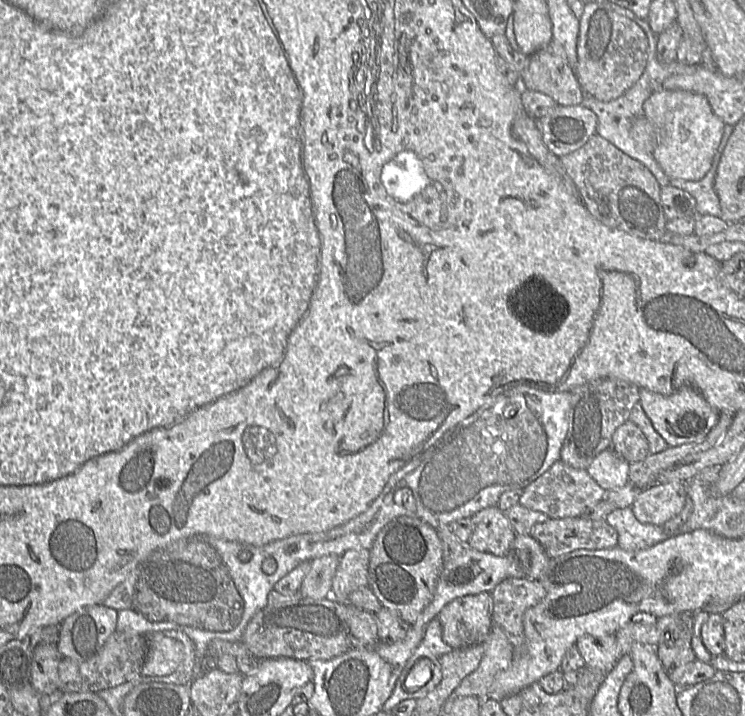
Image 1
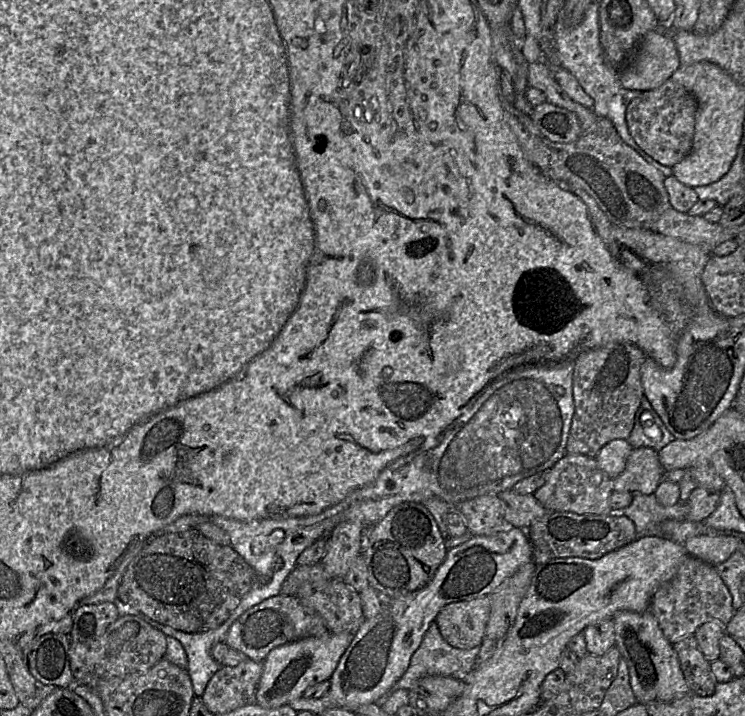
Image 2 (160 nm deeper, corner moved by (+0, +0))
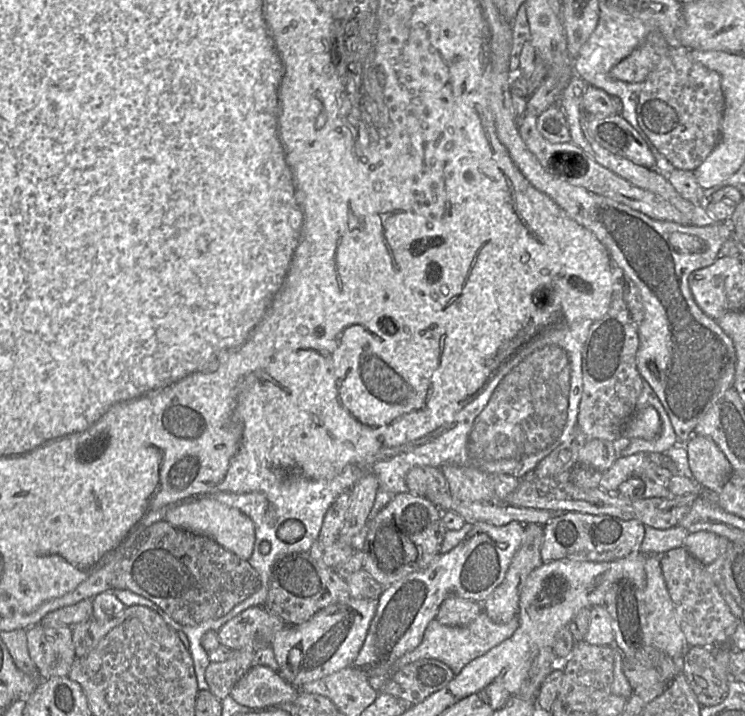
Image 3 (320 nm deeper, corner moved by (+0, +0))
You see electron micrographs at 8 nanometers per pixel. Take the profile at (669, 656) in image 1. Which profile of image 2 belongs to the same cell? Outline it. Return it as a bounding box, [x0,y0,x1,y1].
[673,635,716,697]

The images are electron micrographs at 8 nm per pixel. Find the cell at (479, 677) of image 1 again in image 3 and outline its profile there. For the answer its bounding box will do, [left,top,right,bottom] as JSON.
[483,524,543,624]

